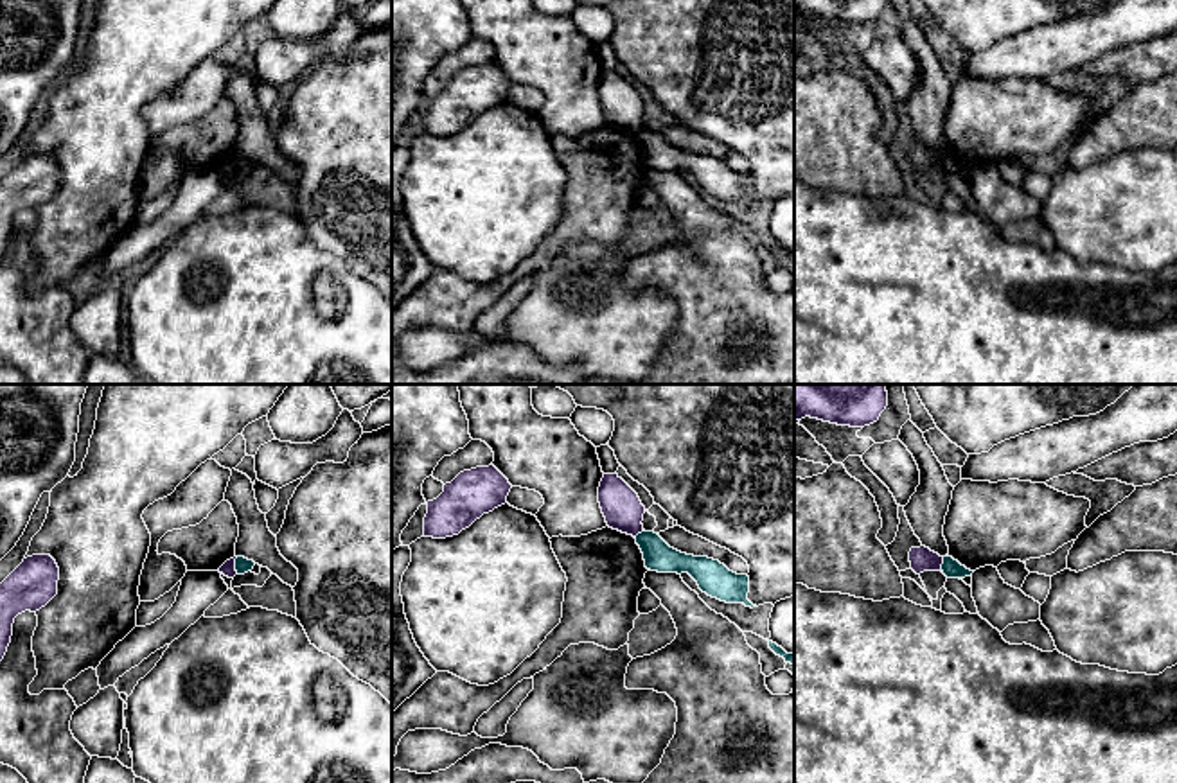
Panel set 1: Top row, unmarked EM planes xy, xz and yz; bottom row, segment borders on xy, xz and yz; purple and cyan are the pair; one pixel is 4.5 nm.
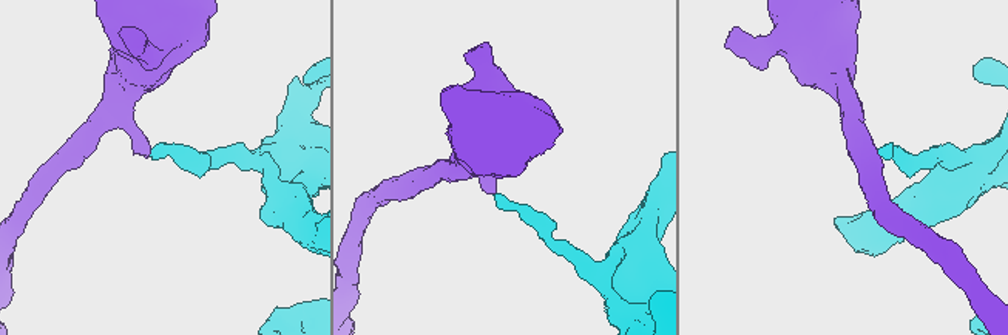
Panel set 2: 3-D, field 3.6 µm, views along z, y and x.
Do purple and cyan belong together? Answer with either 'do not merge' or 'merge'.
do not merge

